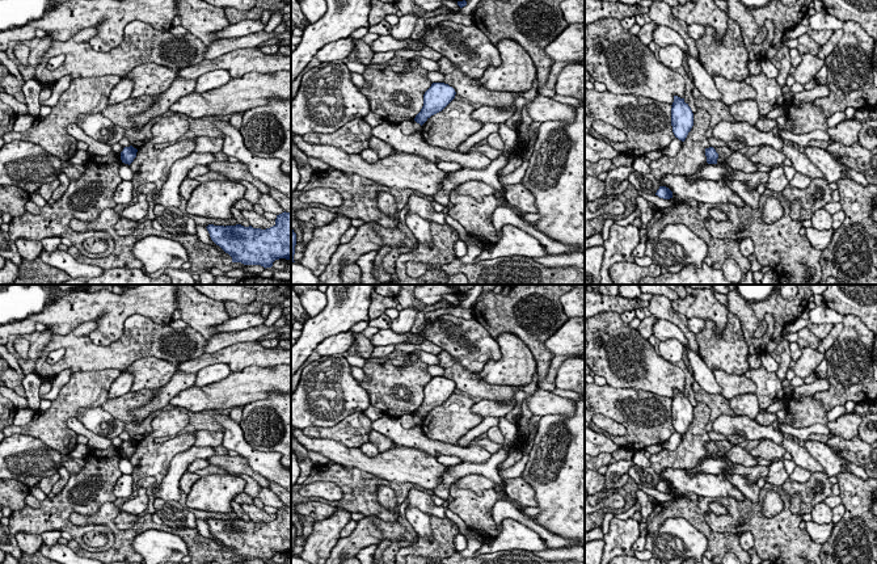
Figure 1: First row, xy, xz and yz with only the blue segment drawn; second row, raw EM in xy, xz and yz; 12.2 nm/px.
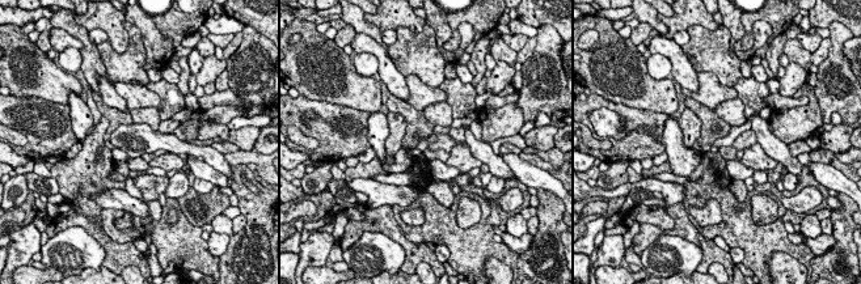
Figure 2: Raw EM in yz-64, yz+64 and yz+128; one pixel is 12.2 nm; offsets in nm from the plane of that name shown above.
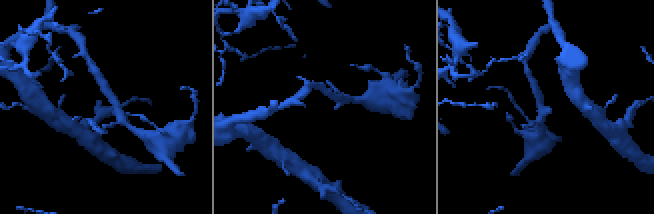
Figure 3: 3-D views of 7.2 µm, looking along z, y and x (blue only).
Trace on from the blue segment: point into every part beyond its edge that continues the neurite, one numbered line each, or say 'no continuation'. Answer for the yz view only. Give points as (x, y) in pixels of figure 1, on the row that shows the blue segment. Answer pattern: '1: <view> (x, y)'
no continuation

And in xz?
no continuation

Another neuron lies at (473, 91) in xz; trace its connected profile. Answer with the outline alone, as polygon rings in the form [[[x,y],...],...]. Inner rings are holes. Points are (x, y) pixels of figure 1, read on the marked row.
[[[446,56],[437,60],[439,71],[443,75],[443,83],[452,87],[458,96],[473,102],[492,108],[513,109],[520,94],[516,92],[496,92],[486,89],[478,80],[469,79],[458,67],[455,67]]]

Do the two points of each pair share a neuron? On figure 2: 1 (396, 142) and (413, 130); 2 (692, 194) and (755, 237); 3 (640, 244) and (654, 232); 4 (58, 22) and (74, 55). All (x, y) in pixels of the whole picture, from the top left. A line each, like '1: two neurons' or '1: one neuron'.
1: two neurons
2: one neuron
3: one neuron
4: two neurons

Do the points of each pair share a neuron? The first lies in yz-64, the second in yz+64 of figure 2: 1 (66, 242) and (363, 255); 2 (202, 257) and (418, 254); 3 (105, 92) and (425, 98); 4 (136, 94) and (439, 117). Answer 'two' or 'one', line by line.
1: one
2: two
3: two
4: two

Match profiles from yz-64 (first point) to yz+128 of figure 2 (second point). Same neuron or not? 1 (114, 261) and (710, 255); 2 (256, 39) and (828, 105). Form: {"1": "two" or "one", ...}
{"1": "one", "2": "one"}

